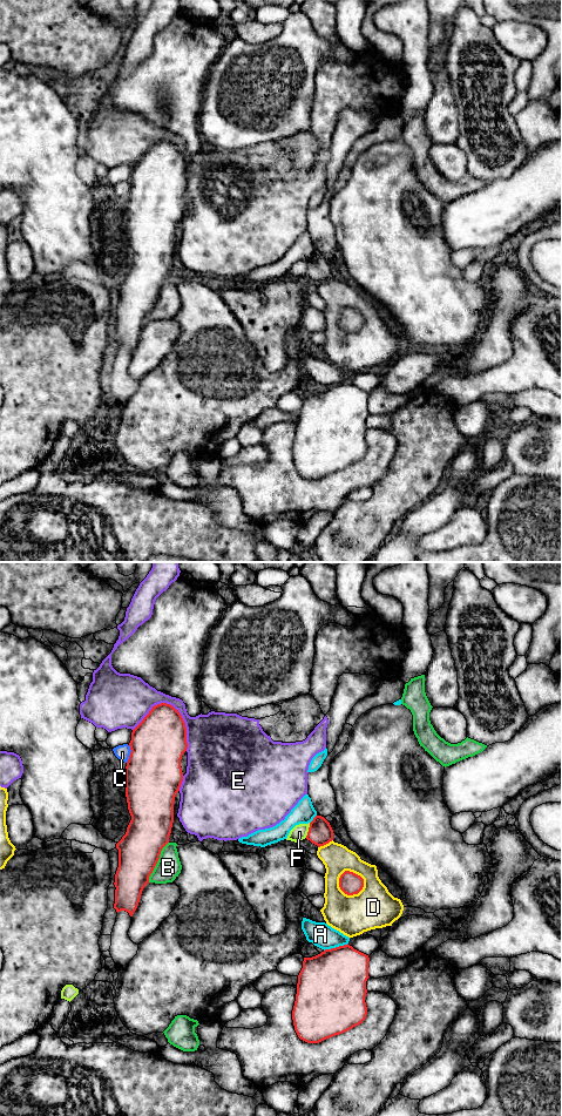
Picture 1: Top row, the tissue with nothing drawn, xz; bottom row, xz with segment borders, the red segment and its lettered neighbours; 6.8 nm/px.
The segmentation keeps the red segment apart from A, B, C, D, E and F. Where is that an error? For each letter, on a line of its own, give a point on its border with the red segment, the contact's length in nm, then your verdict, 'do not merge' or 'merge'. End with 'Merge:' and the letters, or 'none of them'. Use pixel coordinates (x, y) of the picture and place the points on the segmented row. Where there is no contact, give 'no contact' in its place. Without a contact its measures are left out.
A: meets red in xz at (336, 947); contact 180 nm long; do not merge
B: meets red in xz at (157, 860); contact 320 nm long; do not merge
C: meets red in xz at (130, 753); contact 120 nm long; do not merge
D: meets red in xz at (361, 878); contact 190 nm long; do not merge
E: meets red in xz at (173, 707); contact 400 nm long; do not merge
F: meets red in xz at (309, 830); contact 110 nm long; do not merge
Merge: none of them

